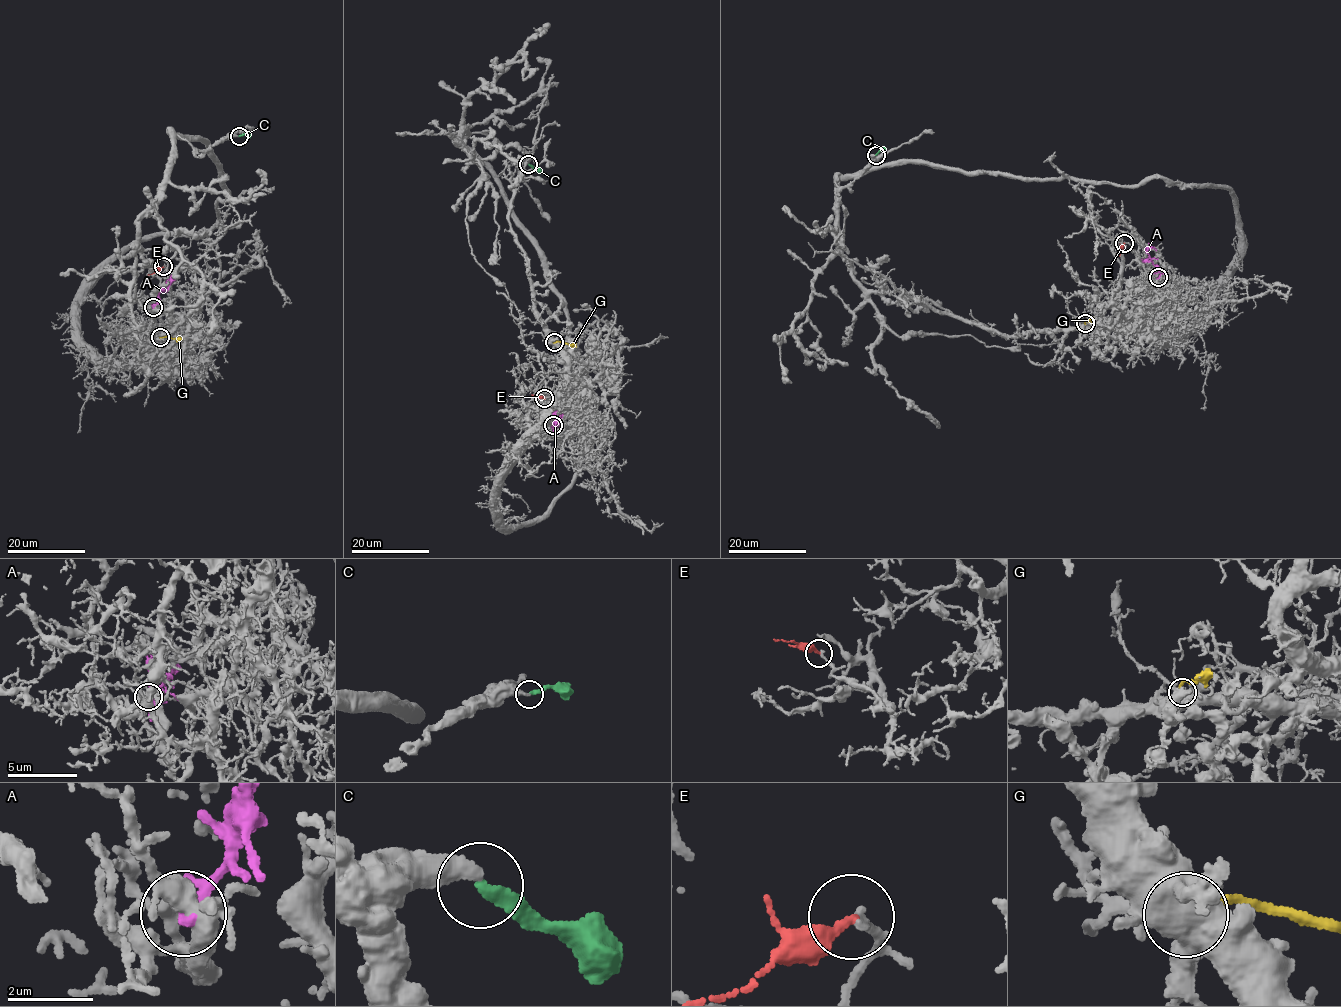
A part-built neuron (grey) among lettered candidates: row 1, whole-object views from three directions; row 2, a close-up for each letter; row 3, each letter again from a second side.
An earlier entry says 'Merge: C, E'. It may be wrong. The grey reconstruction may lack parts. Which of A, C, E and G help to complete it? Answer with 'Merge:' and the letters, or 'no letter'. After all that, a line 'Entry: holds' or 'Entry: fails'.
Merge: C
Entry: fails

